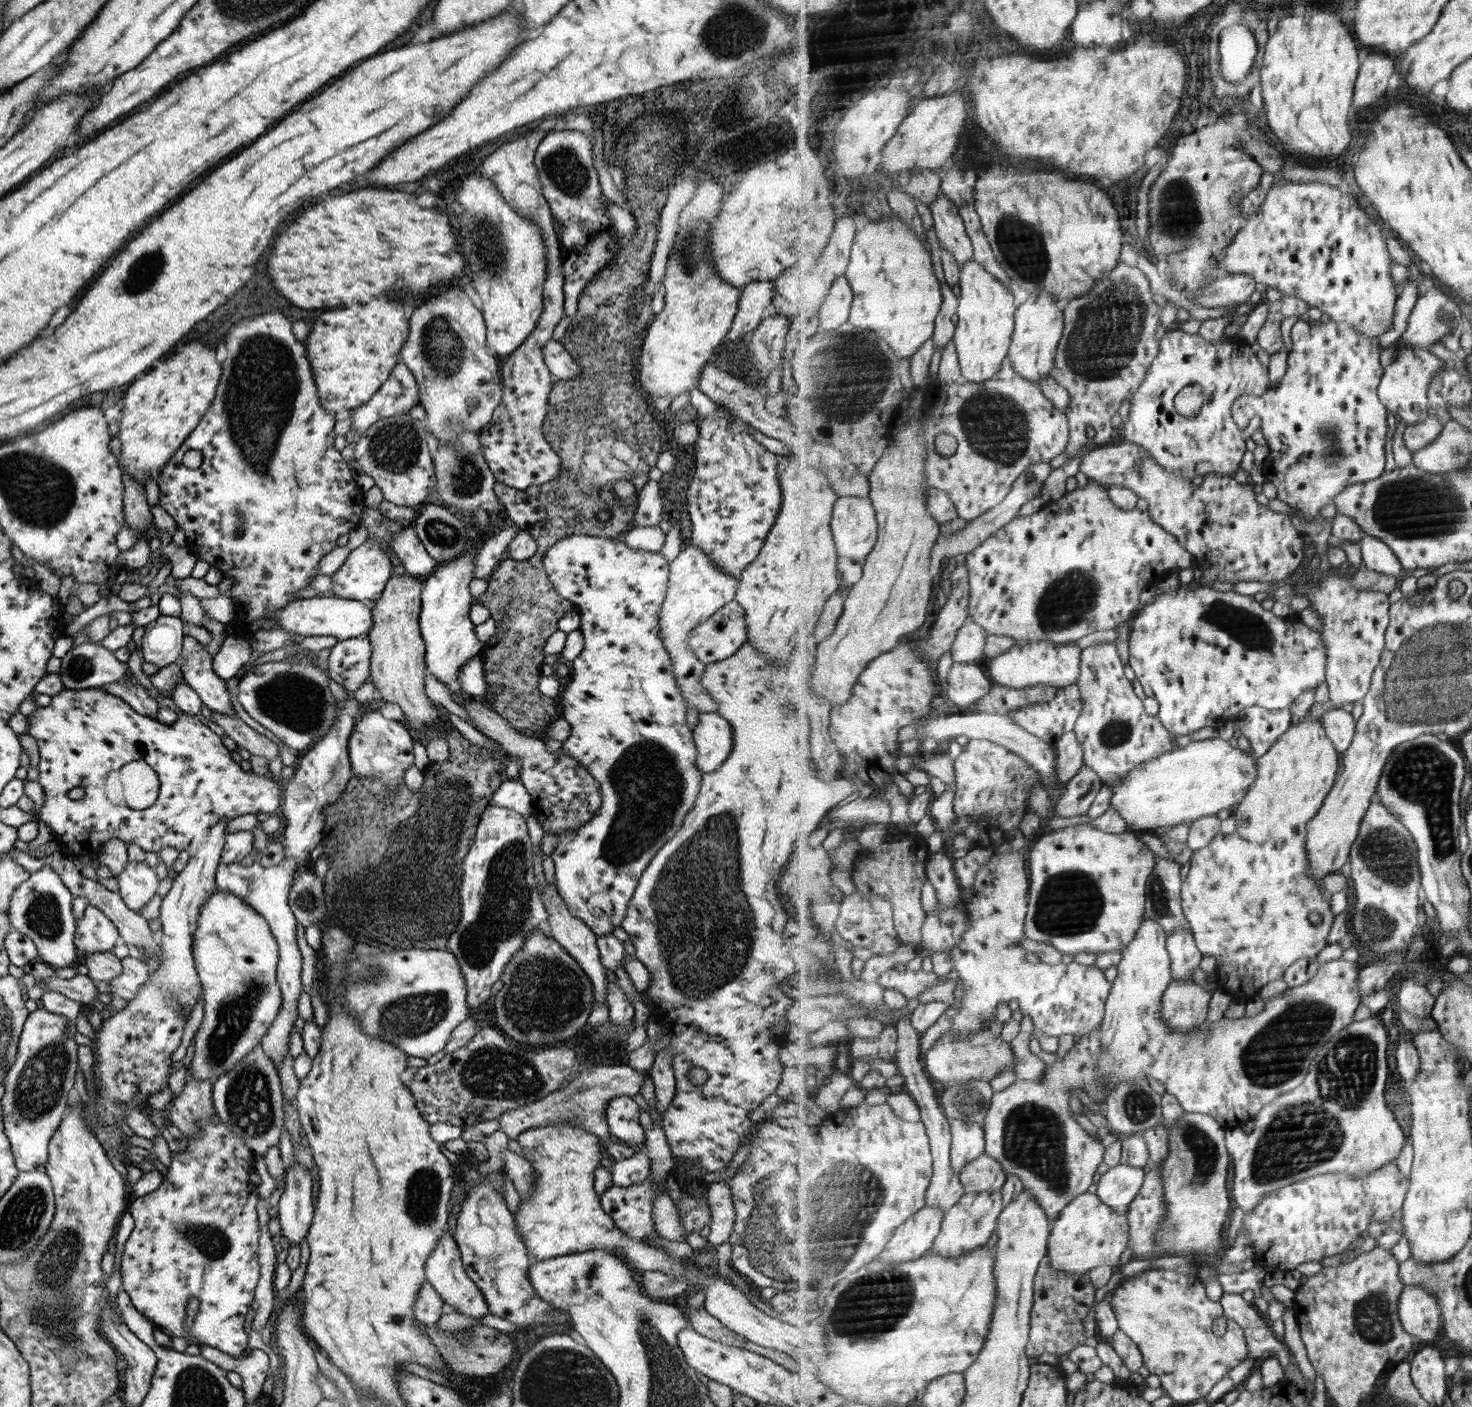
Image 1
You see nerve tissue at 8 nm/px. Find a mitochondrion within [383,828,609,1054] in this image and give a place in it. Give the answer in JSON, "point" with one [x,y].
{"point":[544,994]}

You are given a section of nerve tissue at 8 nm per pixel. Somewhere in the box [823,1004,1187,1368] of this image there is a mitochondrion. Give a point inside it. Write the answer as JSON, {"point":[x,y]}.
{"point":[1034,1137]}

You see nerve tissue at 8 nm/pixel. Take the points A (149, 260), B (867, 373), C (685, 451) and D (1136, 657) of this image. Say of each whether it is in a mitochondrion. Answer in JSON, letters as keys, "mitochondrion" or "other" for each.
{"A":"mitochondrion","B":"mitochondrion","C":"other","D":"other"}

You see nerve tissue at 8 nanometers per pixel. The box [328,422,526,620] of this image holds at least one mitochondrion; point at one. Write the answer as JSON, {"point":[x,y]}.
{"point":[465,478]}

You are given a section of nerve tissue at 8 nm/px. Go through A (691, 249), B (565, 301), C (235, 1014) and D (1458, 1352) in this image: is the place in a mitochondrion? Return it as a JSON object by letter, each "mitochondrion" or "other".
{"A":"mitochondrion","B":"other","C":"mitochondrion","D":"other"}

